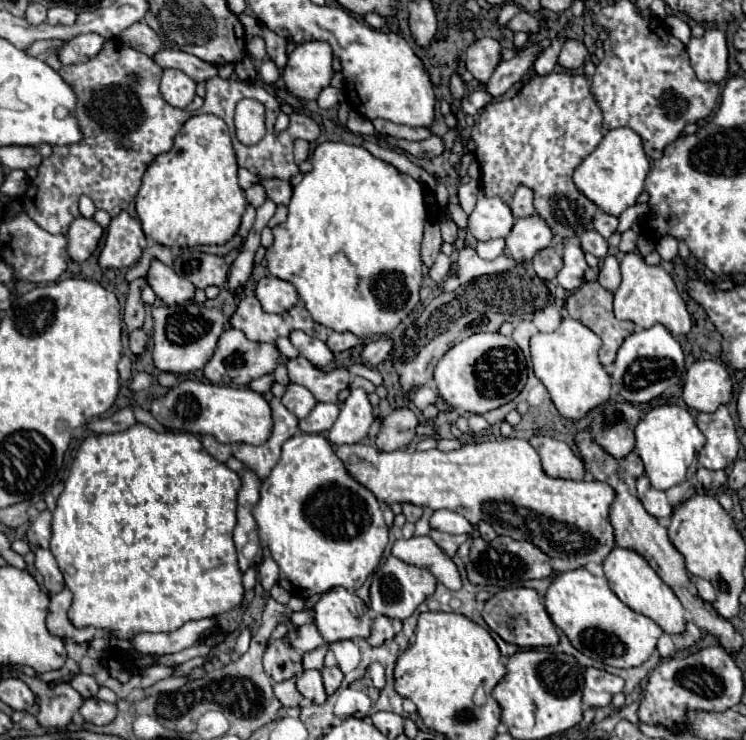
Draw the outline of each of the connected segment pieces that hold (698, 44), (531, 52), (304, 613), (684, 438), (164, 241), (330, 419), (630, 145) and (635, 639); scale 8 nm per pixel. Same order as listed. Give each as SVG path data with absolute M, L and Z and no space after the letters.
M719 29L705 31L703 37L691 39L687 53L693 71L703 83L723 83L729 75L729 51L725 33Z
M537 43L533 45L527 45L519 57L513 57L511 61L501 61L491 79L485 83L485 91L493 97L493 99L499 99L511 85L515 85L523 75L525 71L533 65L535 61L535 53L541 51L541 47Z
M303 607L301 611L291 611L289 613L289 621L291 621L291 627L299 629L303 625L309 625L313 621L313 607Z
M659 405L645 413L635 427L635 451L645 465L645 475L655 489L669 489L677 483L689 481L697 473L697 455L705 439L693 415L679 405Z
M195 115L191 117L169 153L159 155L145 171L143 185L135 197L137 217L141 221L143 233L165 247L187 247L187 245L223 245L229 241L241 225L241 215L245 211L245 195L237 183L237 159L231 145L229 127L217 115Z
M317 403L307 419L299 421L299 429L305 433L323 433L327 431L339 415L339 407L335 403Z
M629 127L611 129L605 133L601 143L595 147L593 153L589 153L583 163L575 169L573 181L577 189L587 195L601 211L611 215L621 215L627 207L637 203L639 193L643 191L645 177L651 169L651 163L643 151L643 143L635 131Z
M585 567L559 573L545 595L545 607L551 621L563 629L575 649L611 667L629 669L643 665L663 635L663 629L653 619L629 609L611 591L605 577L591 575Z

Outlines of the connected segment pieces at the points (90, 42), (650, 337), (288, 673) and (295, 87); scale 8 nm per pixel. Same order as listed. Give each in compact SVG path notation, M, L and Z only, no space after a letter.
M77 35L75 39L69 39L63 43L63 47L59 47L55 51L55 55L59 57L61 65L71 65L71 63L83 63L91 57L95 57L101 47L103 47L103 37L101 35Z
M653 325L649 329L635 329L619 347L613 363L613 385L619 389L625 401L647 403L653 397L659 397L671 385L679 383L683 371L685 357L681 345L663 325Z
M277 639L273 645L267 647L263 657L265 673L277 683L293 677L301 671L301 655L289 647L283 639Z
M309 41L301 43L289 55L283 69L285 89L299 99L317 99L333 77L331 47L327 43Z

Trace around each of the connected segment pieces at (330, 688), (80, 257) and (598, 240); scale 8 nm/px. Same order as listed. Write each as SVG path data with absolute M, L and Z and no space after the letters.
M323 667L321 673L323 673L323 683L325 683L327 695L333 695L343 681L343 671L339 667Z
M79 215L79 219L75 219L67 231L69 257L75 261L85 261L87 257L91 257L101 235L103 235L103 229L99 223Z
M592 226L581 235L581 247L583 251L589 251L597 259L603 259L607 255L607 241Z

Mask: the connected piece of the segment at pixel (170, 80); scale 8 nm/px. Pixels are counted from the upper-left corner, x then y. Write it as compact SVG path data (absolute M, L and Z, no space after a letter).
M165 69L161 77L161 95L173 107L187 107L195 97L195 81L179 69Z

